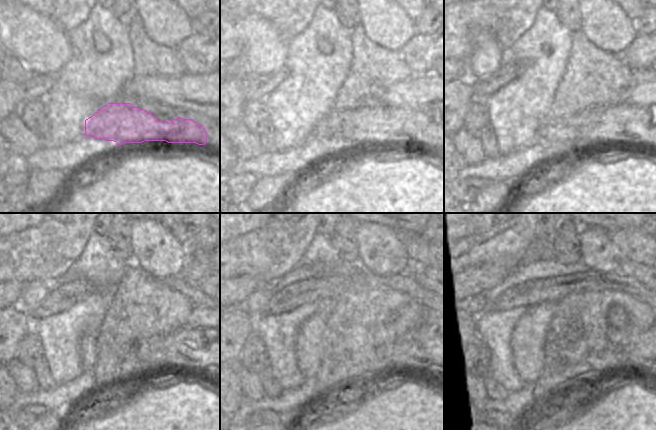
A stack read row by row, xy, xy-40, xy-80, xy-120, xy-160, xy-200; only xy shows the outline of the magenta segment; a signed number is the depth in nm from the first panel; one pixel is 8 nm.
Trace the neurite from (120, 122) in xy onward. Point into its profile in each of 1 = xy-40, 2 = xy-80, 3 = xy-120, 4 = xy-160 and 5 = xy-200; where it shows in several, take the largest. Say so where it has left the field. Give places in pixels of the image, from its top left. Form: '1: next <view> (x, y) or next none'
1: next xy-40 (362, 126)
2: next xy-80 (639, 127)
3: next xy-120 (191, 350)
4: next xy-160 (423, 348)
5: next xy-200 (647, 351)

